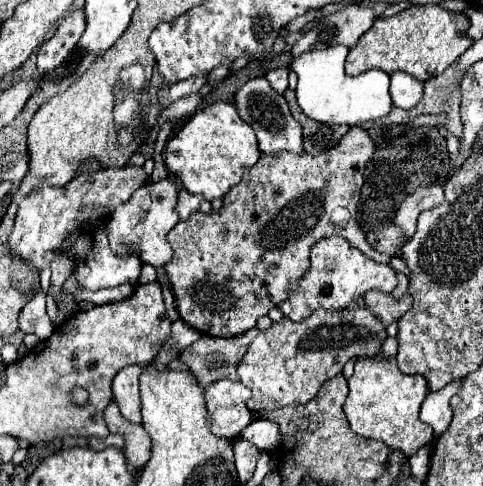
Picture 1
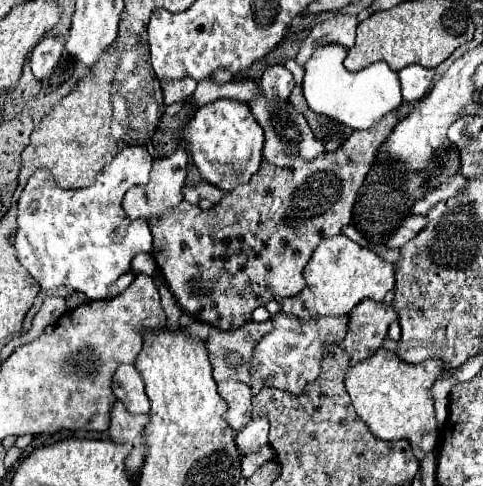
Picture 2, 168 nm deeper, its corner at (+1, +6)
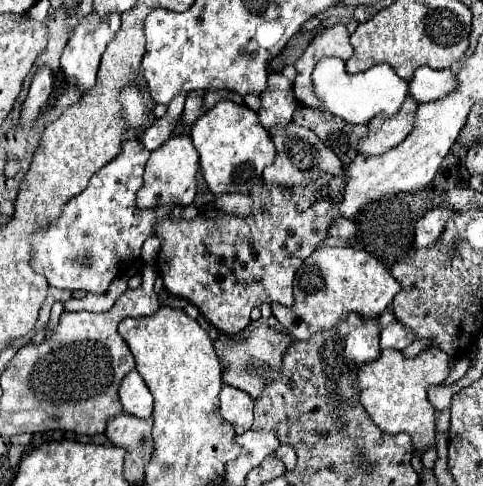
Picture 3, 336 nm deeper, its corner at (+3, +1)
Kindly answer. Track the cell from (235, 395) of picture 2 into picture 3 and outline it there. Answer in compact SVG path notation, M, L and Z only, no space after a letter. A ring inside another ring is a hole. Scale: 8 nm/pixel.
M223 385L219 409L221 409L221 415L227 419L227 423L233 425L237 435L251 429L251 423L253 423L253 399L245 391L233 389L231 385Z

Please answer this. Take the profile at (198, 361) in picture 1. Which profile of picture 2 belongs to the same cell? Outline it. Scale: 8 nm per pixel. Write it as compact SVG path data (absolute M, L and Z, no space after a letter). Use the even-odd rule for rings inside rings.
M247 322L237 330L217 330L211 328L205 342L209 362L213 366L215 382L239 380L249 384L249 360L255 344L271 330L271 322Z

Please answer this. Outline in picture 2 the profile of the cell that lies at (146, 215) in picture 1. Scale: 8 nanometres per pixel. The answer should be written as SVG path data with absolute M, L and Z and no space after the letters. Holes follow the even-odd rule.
M177 148L175 154L167 156L167 158L159 158L153 162L153 170L151 170L151 178L145 186L135 186L131 190L127 190L125 200L123 200L123 210L127 212L127 218L137 220L137 218L159 218L165 212L173 210L175 206L179 206L179 202L183 200L181 196L181 188L185 184L185 176L187 176L187 152L183 148Z

